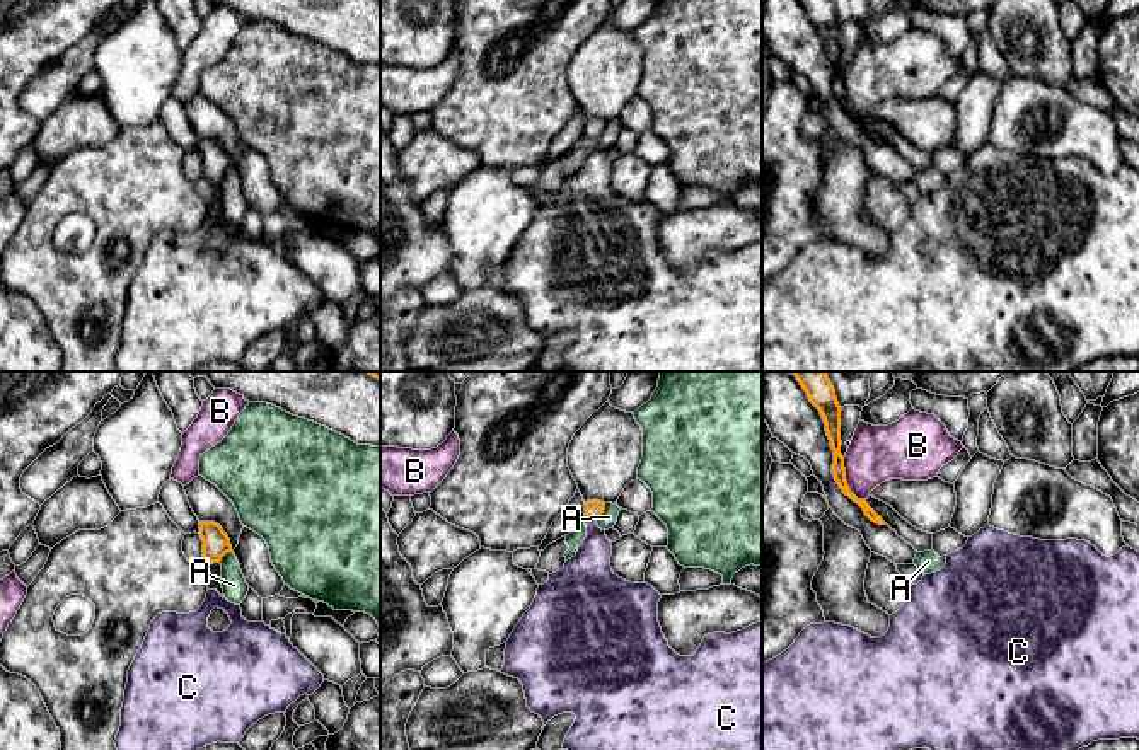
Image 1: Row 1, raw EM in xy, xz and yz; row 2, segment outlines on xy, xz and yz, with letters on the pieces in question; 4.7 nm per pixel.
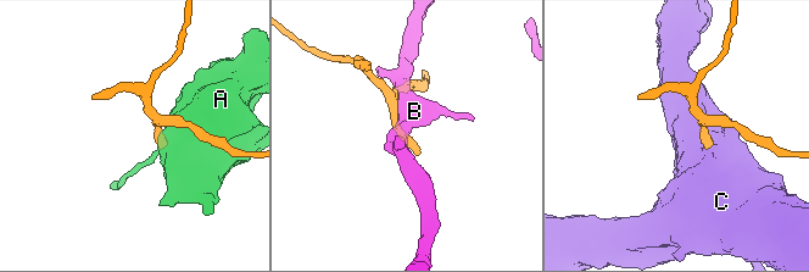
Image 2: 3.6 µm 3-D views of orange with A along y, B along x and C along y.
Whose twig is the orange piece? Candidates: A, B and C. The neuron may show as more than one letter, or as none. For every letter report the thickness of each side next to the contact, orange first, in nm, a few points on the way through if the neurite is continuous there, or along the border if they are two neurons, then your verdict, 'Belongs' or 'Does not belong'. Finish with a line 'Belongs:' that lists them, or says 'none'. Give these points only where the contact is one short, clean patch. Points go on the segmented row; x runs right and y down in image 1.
A: Thickness 80 nm (orange) against 80 nm. Does not belong
B: Thickness 70 nm (orange) against 260 nm. Does not belong
C: Thickness 80 nm (orange) against 190 nm. Path across: xz (594, 508), (590, 517), (590, 570). Belongs
Belongs: C

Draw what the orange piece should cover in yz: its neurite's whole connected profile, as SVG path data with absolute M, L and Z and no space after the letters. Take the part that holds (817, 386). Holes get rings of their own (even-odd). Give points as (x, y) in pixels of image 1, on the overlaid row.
M795 372L796 380L807 392L810 402L820 411L825 431L830 440L832 450L834 450L834 464L832 464L832 474L837 481L839 488L846 496L849 496L854 503L858 503L864 515L878 523L887 525L882 516L878 516L866 499L858 499L846 481L846 469L844 469L844 457L841 455L841 411L842 407L837 402L835 390L829 380L829 377L824 372Z

